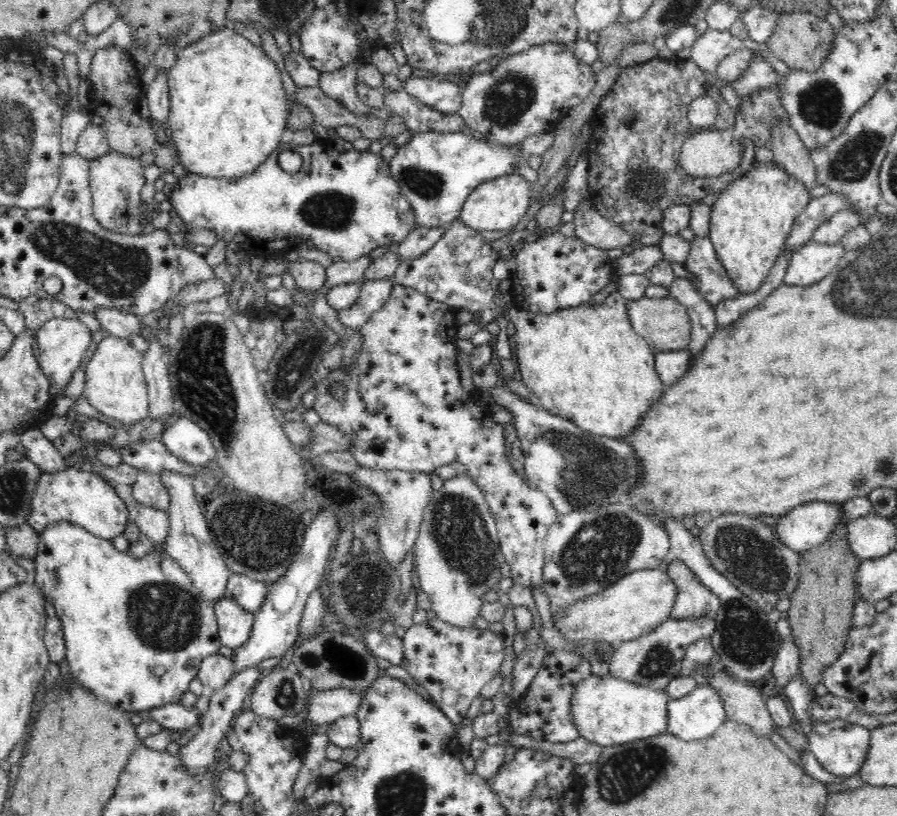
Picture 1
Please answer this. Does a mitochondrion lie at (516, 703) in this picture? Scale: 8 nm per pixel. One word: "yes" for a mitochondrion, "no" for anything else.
no

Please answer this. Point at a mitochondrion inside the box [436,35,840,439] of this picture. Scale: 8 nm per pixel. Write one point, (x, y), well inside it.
(510, 97)

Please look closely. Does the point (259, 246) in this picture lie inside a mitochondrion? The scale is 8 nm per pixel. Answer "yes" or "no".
no

